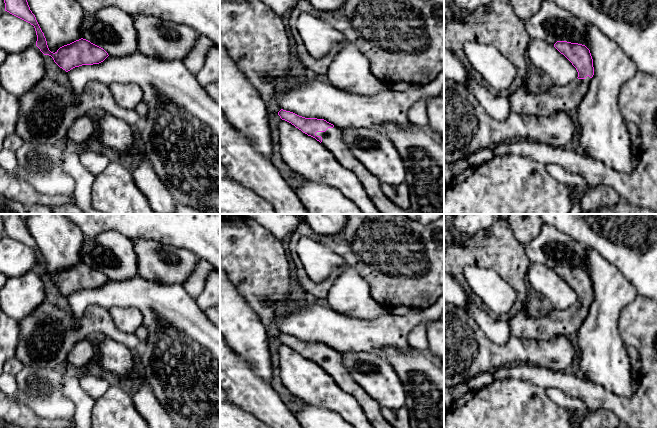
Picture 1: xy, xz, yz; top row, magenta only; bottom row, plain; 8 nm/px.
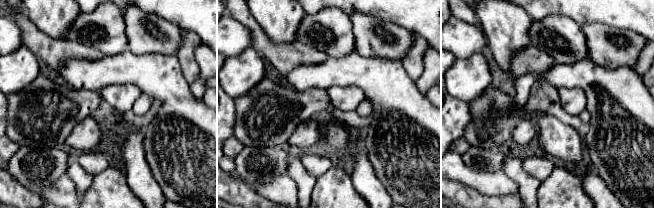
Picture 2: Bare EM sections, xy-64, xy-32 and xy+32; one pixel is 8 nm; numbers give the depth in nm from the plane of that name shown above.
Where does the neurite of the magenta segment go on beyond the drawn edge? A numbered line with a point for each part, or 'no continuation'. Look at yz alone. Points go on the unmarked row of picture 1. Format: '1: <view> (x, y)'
1: yz (547, 326)

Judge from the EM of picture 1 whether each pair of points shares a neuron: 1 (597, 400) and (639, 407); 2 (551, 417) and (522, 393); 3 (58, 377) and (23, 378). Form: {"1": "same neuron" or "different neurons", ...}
{"1": "same neuron", "2": "same neuron", "3": "same neuron"}

